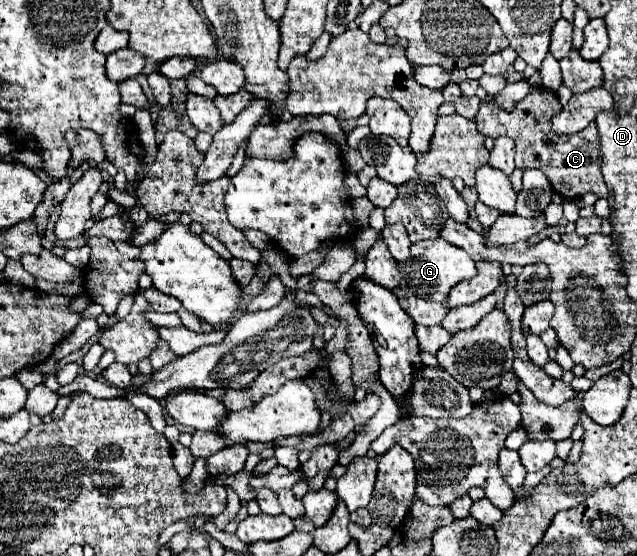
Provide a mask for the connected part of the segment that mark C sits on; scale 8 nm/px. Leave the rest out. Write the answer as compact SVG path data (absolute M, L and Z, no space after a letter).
M534 86L530 94L516 102L512 110L504 110L498 104L482 102L476 116L478 132L482 136L498 138L508 136L516 144L516 168L530 170L538 168L548 178L552 190L566 200L578 200L586 192L594 192L598 198L608 198L608 188L600 174L600 136L596 124L592 122L584 132L574 136L558 136L552 132L552 116L562 108L554 92L542 86Z

